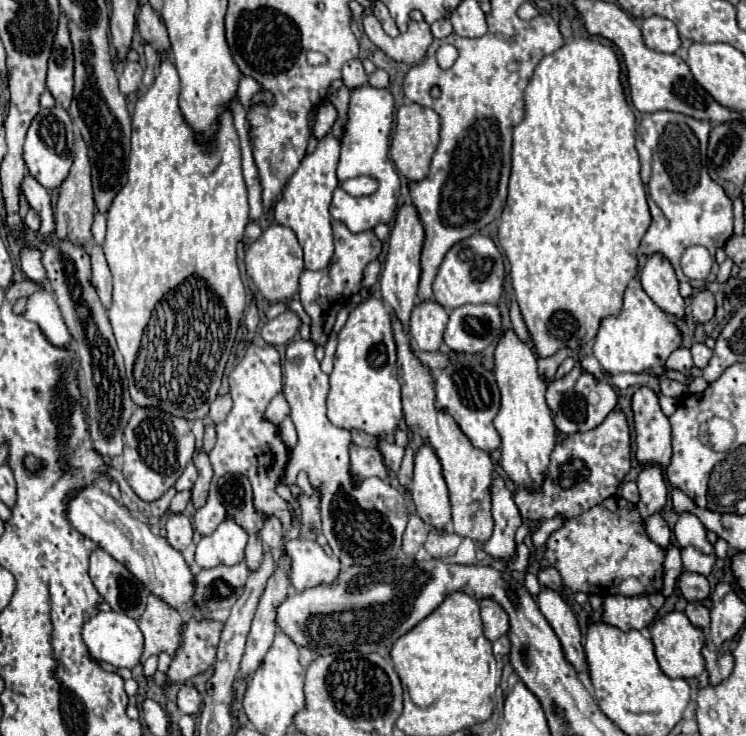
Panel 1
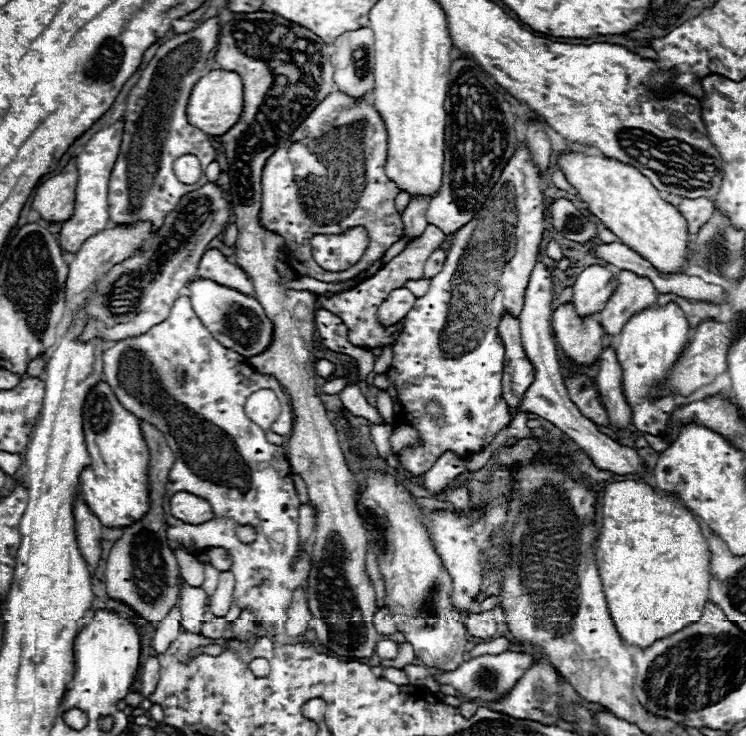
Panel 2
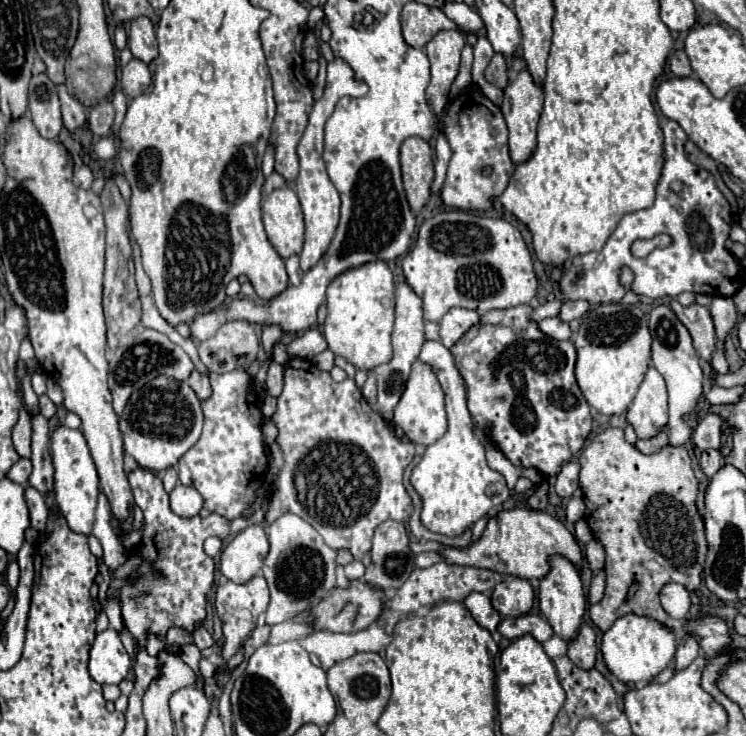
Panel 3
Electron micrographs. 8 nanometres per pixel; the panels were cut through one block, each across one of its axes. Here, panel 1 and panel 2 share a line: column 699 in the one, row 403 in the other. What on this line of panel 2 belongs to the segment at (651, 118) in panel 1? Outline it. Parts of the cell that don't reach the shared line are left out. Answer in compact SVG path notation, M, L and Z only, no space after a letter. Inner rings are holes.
M178 296L178 300L172 306L172 314L168 320L156 324L142 336L126 338L120 342L114 342L102 352L102 372L104 380L110 384L112 392L116 394L118 402L132 412L138 420L150 422L154 428L158 428L166 436L168 448L174 452L174 464L168 472L166 482L166 496L164 496L164 516L166 516L166 538L172 550L182 544L184 550L206 550L206 548L224 548L228 550L230 558L234 560L230 572L236 576L236 590L234 590L234 602L240 604L242 610L250 610L256 620L264 622L266 626L284 624L292 592L298 586L306 586L310 560L302 556L294 570L290 566L296 550L298 550L298 508L300 500L294 490L292 482L292 468L286 458L286 448L270 444L266 440L266 432L256 426L244 412L246 398L262 388L274 390L282 404L282 412L272 424L272 432L276 434L290 434L294 420L290 410L290 398L284 392L284 388L274 380L272 376L262 376L254 368L250 368L248 360L230 350L224 348L198 320L198 316L192 310L188 296ZM176 492L190 492L194 496L200 496L206 500L212 510L214 518L202 524L188 524L172 516L170 512L170 498ZM238 526L252 526L256 530L256 540L250 544L244 544L236 536Z

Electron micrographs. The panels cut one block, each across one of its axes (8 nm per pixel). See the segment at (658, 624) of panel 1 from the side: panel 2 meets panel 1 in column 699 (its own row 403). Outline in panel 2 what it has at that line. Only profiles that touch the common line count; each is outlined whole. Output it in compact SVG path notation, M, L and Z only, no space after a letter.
M674 302L666 304L664 308L646 308L634 314L624 324L618 336L618 344L614 348L616 348L618 364L622 368L622 390L632 408L632 424L644 434L662 436L670 414L676 410L676 402L674 402L676 394L652 398L650 390L654 386L660 386L666 380L670 368L678 362L682 348L686 348L688 336L690 336L688 320Z

